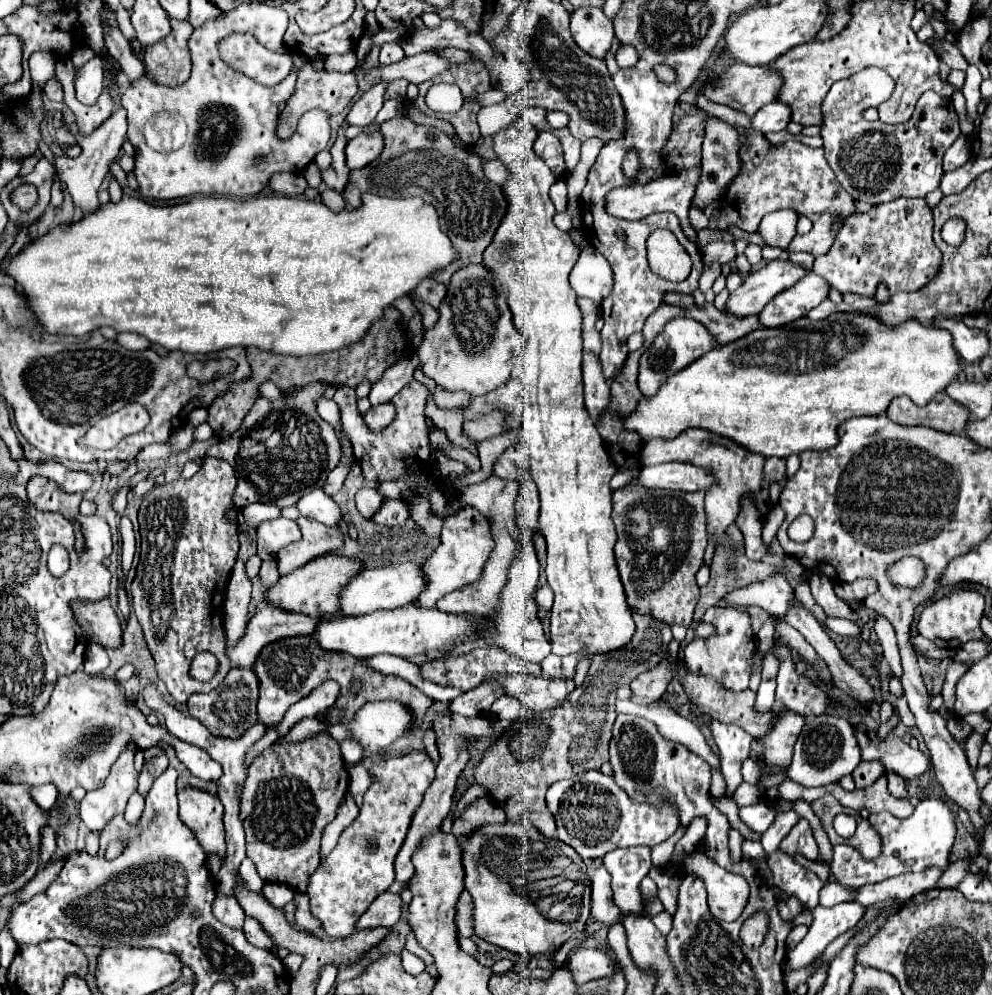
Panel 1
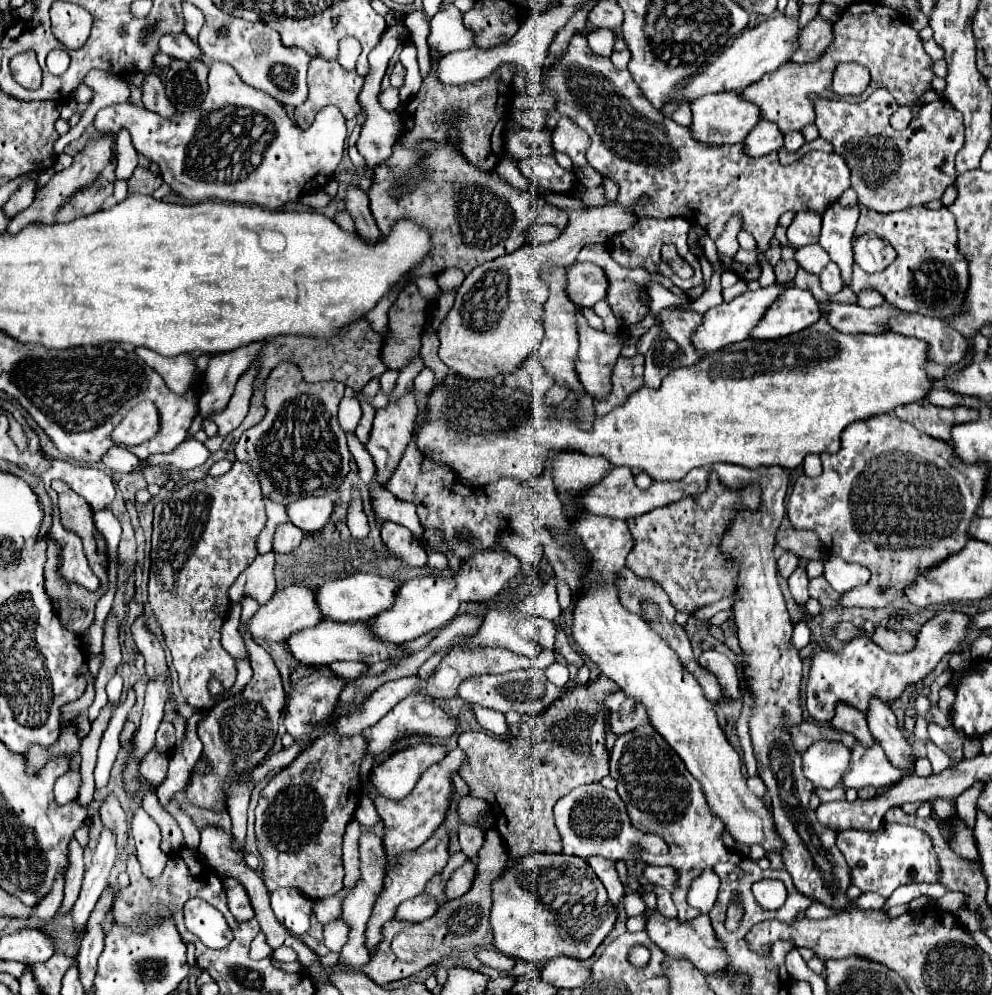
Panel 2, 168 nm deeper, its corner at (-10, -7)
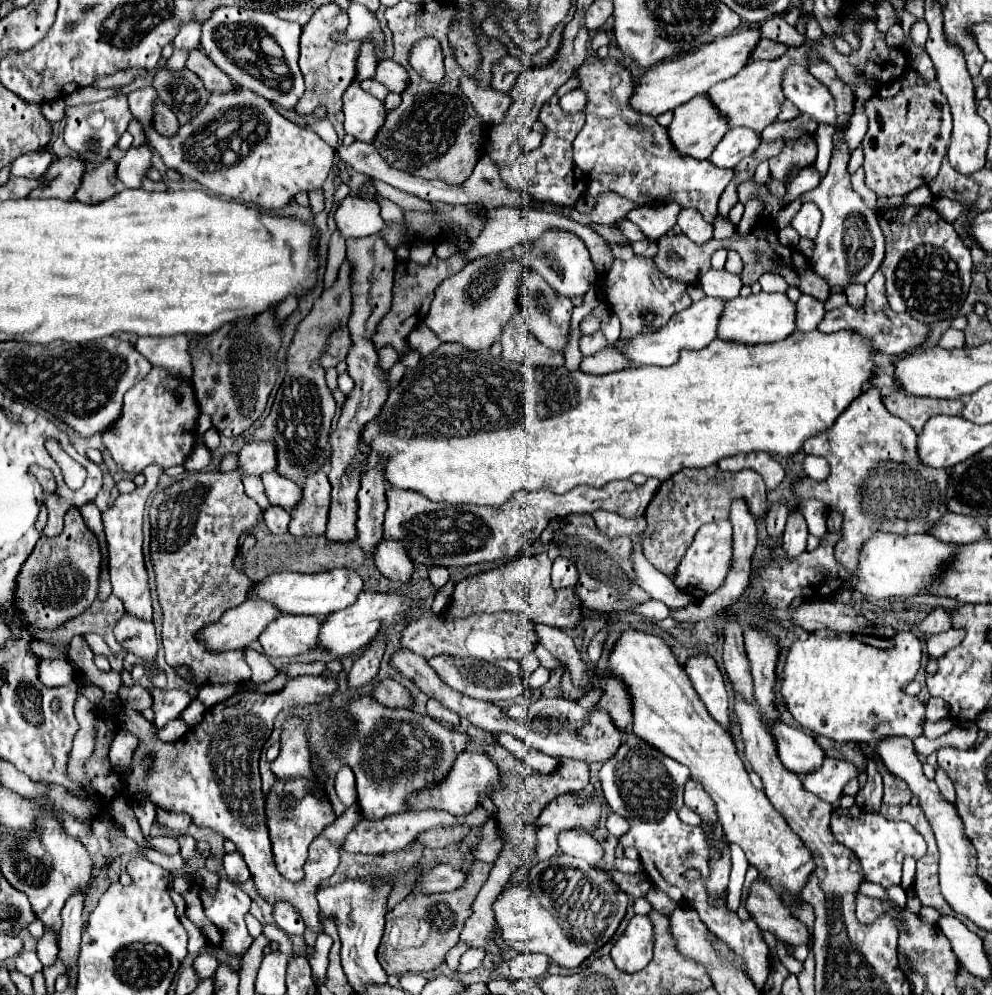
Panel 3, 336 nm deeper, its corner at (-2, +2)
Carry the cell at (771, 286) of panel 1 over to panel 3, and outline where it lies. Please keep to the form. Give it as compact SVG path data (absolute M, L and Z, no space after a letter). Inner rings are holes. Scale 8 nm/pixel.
M704 297L698 303L692 303L688 309L676 313L662 329L648 333L648 335L634 335L628 341L618 339L614 347L628 359L628 367L642 367L642 365L672 365L678 359L680 349L688 351L698 351L704 349L710 341L716 339L716 327L722 311L722 299L714 297Z

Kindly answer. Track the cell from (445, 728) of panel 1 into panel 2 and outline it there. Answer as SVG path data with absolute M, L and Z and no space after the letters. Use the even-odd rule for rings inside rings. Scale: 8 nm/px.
M444 820L442 826L436 830L436 834L432 834L432 838L428 838L428 842L424 842L424 846L420 846L420 848L416 848L412 852L406 852L402 856L402 860L400 860L400 866L396 866L384 878L384 888L382 888L382 892L378 896L378 902L374 904L374 910L372 910L372 916L370 916L370 922L368 922L368 930L366 930L366 948L370 950L370 954L374 952L374 946L382 940L380 928L384 926L384 922L392 920L394 910L398 908L398 904L422 894L426 882L432 876L442 872L442 868L448 862L448 856L450 856L450 852L448 852L448 832L446 832L446 820Z

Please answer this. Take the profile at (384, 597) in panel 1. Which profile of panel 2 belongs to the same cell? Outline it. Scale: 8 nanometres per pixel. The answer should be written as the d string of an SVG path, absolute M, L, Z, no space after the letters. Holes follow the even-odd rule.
M354 574L348 578L318 586L316 600L324 618L330 618L336 622L358 622L358 620L368 622L376 618L376 614L382 614L384 610L388 610L388 606L392 606L398 586L400 582L396 582L394 578L380 578L374 574Z

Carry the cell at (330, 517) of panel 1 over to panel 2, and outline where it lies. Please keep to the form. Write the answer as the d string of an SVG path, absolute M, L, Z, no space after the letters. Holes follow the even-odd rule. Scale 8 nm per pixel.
M328 496L304 498L304 500L290 504L286 510L294 526L312 534L316 530L322 530L328 524L332 510L334 510L334 502Z

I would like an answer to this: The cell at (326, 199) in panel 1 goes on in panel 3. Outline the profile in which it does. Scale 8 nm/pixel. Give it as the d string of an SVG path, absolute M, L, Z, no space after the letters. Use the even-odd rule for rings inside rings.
M336 231L332 235L330 247L328 247L328 265L326 265L326 273L324 273L324 289L334 285L344 257L346 257L346 243L344 243L344 237L340 237L340 233Z

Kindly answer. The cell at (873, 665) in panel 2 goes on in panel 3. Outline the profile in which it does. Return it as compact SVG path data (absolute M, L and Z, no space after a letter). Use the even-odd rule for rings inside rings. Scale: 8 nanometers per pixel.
M816 631L806 641L794 641L788 649L784 673L780 679L780 695L792 717L816 735L828 737L836 743L866 743L876 747L878 741L888 737L910 737L922 735L926 723L924 701L904 695L904 687L916 677L922 661L920 639L910 631L900 631L892 639L872 635L850 635Z

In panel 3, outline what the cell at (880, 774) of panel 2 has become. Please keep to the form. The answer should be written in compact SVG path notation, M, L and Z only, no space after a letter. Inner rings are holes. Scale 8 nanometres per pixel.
M826 759L822 763L820 769L816 769L814 773L808 773L802 781L804 789L808 793L814 793L816 797L820 797L822 801L834 803L840 797L842 787L850 781L856 779L860 771L856 771L856 767L848 761L838 761L838 759Z

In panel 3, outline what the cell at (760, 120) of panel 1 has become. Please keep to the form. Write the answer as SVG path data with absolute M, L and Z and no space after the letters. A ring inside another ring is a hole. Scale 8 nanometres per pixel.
M746 127L730 129L716 145L714 153L710 155L712 165L720 169L734 169L738 161L752 155L758 145L760 145L760 137L752 129L746 129Z

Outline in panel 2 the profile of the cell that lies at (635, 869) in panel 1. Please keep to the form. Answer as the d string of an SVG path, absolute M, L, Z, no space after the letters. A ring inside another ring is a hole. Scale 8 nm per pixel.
M646 910L646 934L654 944L658 944L666 954L672 954L672 958L686 958L690 960L698 970L706 974L720 974L726 968L726 954L720 948L714 928L710 924L710 918L706 914L700 914L698 918L690 922L678 922L664 918L658 910Z

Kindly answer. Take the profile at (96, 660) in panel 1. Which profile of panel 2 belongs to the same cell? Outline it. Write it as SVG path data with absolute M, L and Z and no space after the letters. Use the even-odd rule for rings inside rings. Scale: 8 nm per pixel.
M114 672L106 684L106 692L110 702L118 702L120 700L120 692L122 692L122 676L120 672Z

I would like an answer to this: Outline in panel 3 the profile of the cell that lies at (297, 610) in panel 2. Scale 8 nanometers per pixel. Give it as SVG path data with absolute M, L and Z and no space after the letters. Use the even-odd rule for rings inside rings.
M244 601L242 605L228 609L218 623L202 627L198 631L196 639L208 651L236 651L244 649L248 643L256 641L258 635L266 629L270 621L274 621L280 615L274 605L266 601Z

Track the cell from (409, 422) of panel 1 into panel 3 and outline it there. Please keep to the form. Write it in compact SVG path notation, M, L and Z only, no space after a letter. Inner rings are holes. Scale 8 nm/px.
M624 479L624 481L612 481L600 489L594 487L576 487L564 495L552 495L550 491L542 491L542 493L528 493L528 497L514 497L512 501L508 501L502 509L494 509L494 507L476 507L476 505L450 505L450 503L434 503L428 501L426 497L422 497L420 493L414 491L404 491L404 489L388 489L386 497L388 497L388 509L384 515L384 539L394 539L400 541L404 545L404 549L408 551L410 559L418 565L424 567L466 567L466 565L474 565L474 563L482 563L482 561L496 561L496 559L514 559L530 541L534 543L542 529L550 523L552 517L566 517L572 513L592 513L596 509L604 509L604 511L614 511L622 517L638 517L644 515L644 509L648 507L650 499L654 497L654 493L658 491L660 481L658 479L648 479L646 485L638 487L632 481Z

